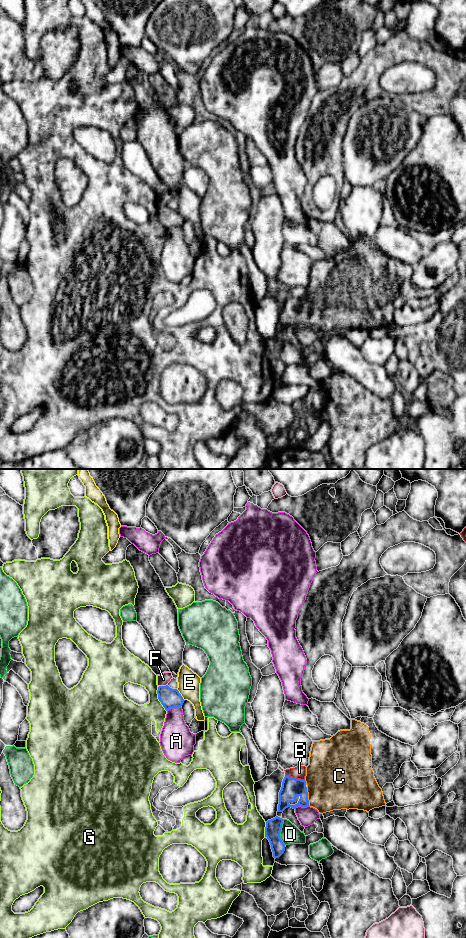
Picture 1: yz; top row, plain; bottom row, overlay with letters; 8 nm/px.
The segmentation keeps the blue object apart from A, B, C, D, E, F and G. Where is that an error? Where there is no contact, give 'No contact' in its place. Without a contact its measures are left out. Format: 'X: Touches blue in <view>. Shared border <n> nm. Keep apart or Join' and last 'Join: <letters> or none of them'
A: Touches blue in yz. Shared border 120 nm. Keep apart
B: Touches blue in yz. Shared border 170 nm. Keep apart
C: Touches blue in yz. Shared border 150 nm. Join
D: Touches blue in yz. Shared border 200 nm. Keep apart
E: Touches blue in yz. Shared border 120 nm. Keep apart
F: Touches blue in yz. Shared border 80 nm. Keep apart
G: Touches blue in yz. Shared border 220 nm. Keep apart
Join: C

